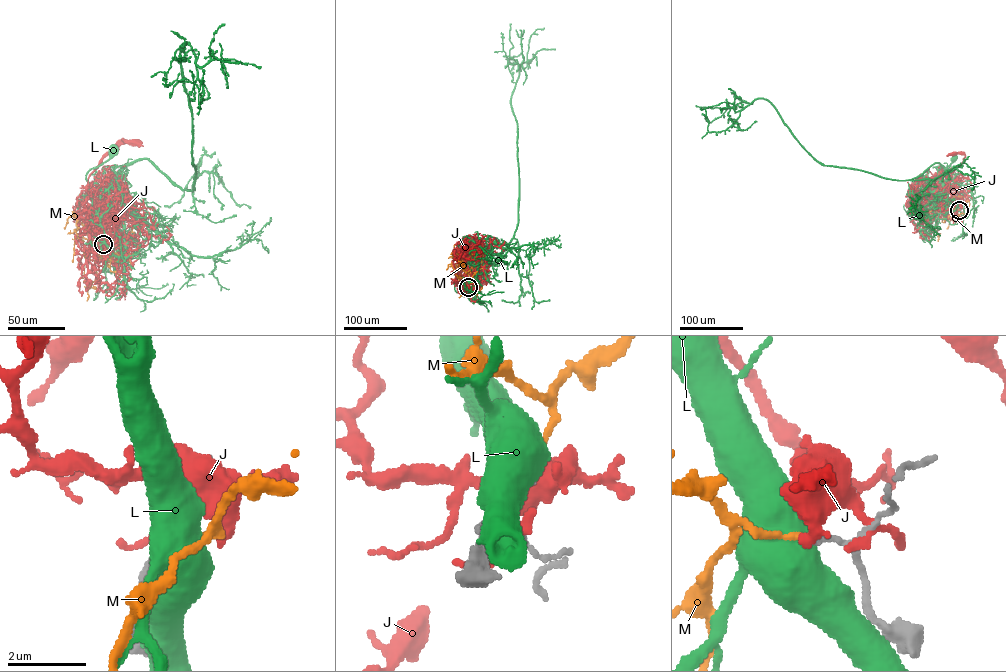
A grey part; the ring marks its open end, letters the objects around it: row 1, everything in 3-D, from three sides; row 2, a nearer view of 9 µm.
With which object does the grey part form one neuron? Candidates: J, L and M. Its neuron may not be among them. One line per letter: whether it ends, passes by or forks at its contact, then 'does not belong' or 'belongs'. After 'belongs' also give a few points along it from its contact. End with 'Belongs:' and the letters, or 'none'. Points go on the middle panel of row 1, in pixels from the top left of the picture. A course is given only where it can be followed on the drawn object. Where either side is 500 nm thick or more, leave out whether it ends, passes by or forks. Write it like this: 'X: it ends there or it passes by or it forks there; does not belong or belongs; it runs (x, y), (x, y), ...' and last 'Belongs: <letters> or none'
J: it passes by; does not belong
L: does not belong
M: it ends there; belongs; it runs (468, 287), (468, 271), (475, 282), (468, 295), (459, 298)
Belongs: M

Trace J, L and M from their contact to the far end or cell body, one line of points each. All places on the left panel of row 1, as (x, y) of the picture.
J: (103, 244), (98, 239), (103, 209), (89, 191), (87, 179), (105, 156), (125, 141), (134, 142)
L: (103, 244), (102, 213), (118, 189), (111, 186), (98, 190), (86, 174), (106, 162), (114, 149)
M: (103, 244), (115, 220), (102, 223), (100, 237), (89, 239), (87, 232)

